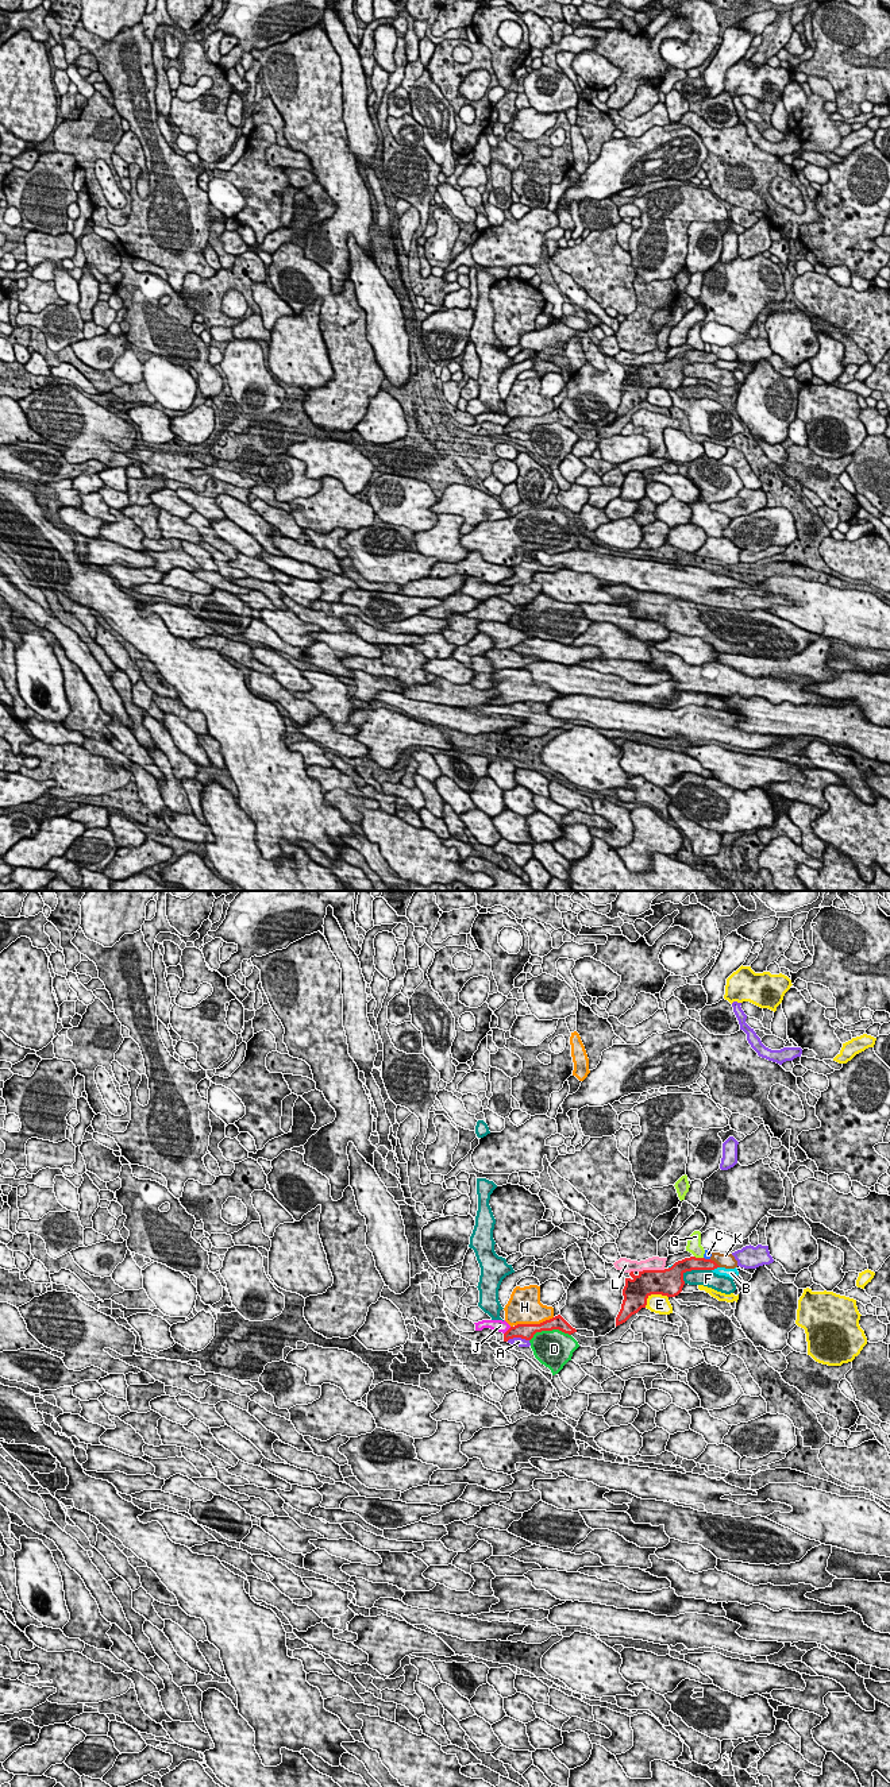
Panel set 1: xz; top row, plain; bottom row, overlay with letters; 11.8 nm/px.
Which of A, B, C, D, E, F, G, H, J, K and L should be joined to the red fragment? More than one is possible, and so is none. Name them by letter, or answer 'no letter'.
no letter

